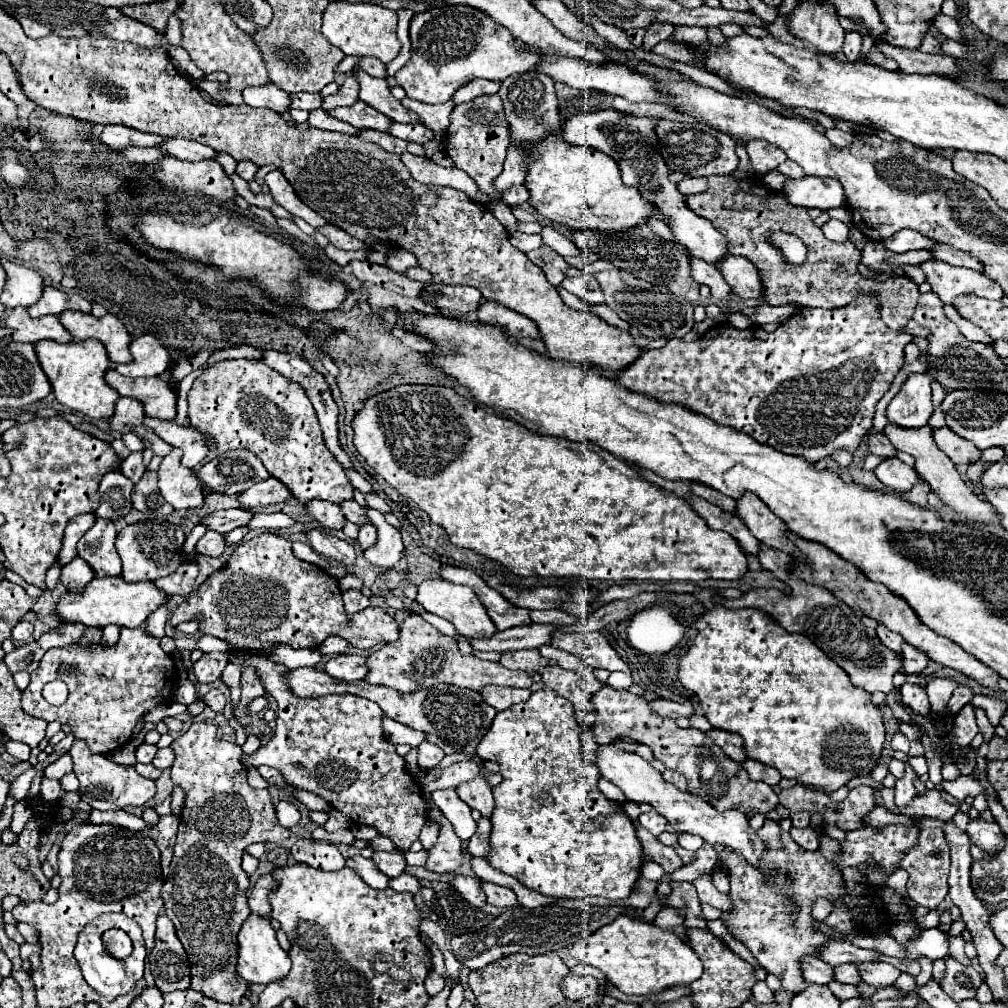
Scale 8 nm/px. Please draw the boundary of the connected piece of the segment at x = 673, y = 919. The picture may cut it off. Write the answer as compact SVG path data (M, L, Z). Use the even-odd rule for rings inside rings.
M664 906L664 908L658 912L658 916L654 918L654 924L656 924L658 928L662 928L662 930L672 930L672 932L678 934L680 938L686 936L686 928L682 926L682 922L684 922L684 914L682 914L680 910L666 908L666 906Z

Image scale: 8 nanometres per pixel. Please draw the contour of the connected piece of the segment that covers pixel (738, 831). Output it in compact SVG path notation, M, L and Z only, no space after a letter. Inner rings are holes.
M598 744L596 748L596 766L600 768L600 774L616 784L624 796L632 802L648 802L656 808L658 814L662 814L676 832L688 832L688 834L698 834L702 836L708 844L724 844L730 846L732 850L740 852L750 864L756 864L760 860L760 854L764 850L762 840L756 836L756 832L752 830L752 840L750 840L750 824L746 814L738 812L738 810L730 810L730 812L718 812L714 810L714 806L710 806L708 802L704 802L700 796L694 796L690 792L680 792L674 784L666 782L662 778L662 774L644 758L640 758L634 752L626 752L620 750L614 744Z

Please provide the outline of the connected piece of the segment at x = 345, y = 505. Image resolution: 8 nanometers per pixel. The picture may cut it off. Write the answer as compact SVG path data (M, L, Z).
M348 500L348 502L342 502L340 504L340 508L344 510L342 514L346 516L346 520L350 520L350 522L354 522L354 524L362 524L364 520L360 520L360 516L362 516L362 506L358 504L358 502L354 502L354 500Z

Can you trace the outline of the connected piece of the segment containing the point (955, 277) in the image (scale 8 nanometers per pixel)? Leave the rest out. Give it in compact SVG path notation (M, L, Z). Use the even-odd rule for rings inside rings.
M936 258L926 260L924 264L920 264L920 268L924 270L926 282L932 286L932 292L944 304L952 304L954 298L962 294L974 294L993 300L1000 300L1004 296L1002 288L996 282L976 270L956 268Z

